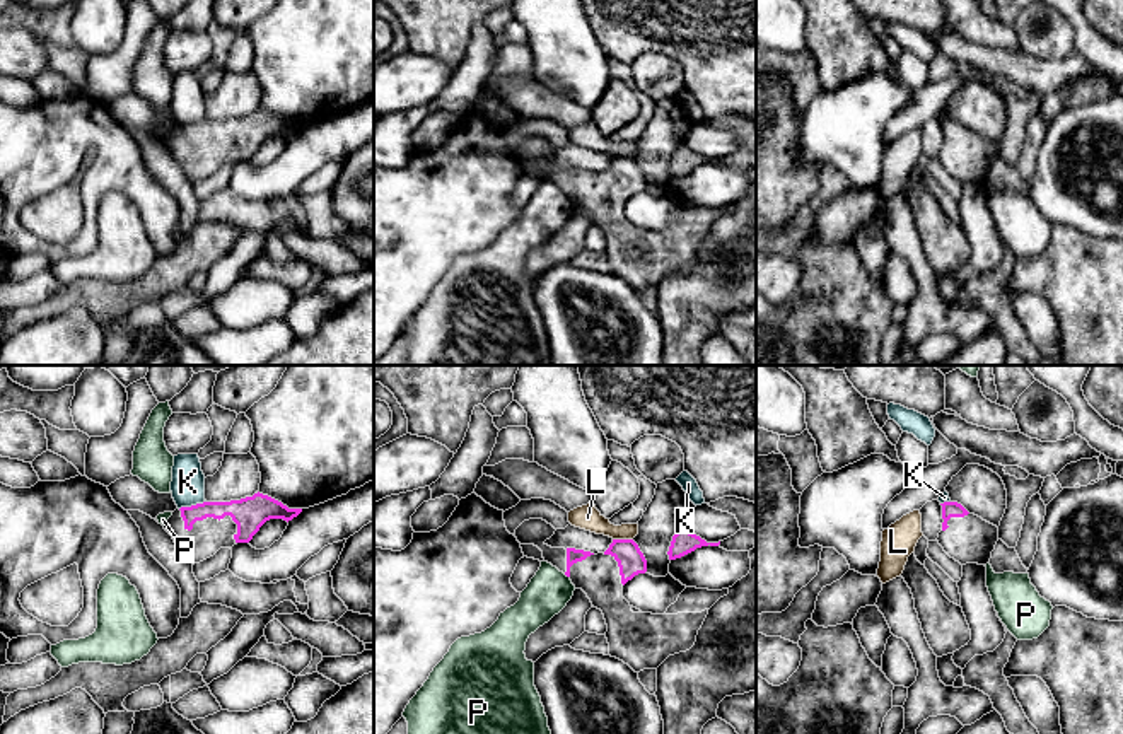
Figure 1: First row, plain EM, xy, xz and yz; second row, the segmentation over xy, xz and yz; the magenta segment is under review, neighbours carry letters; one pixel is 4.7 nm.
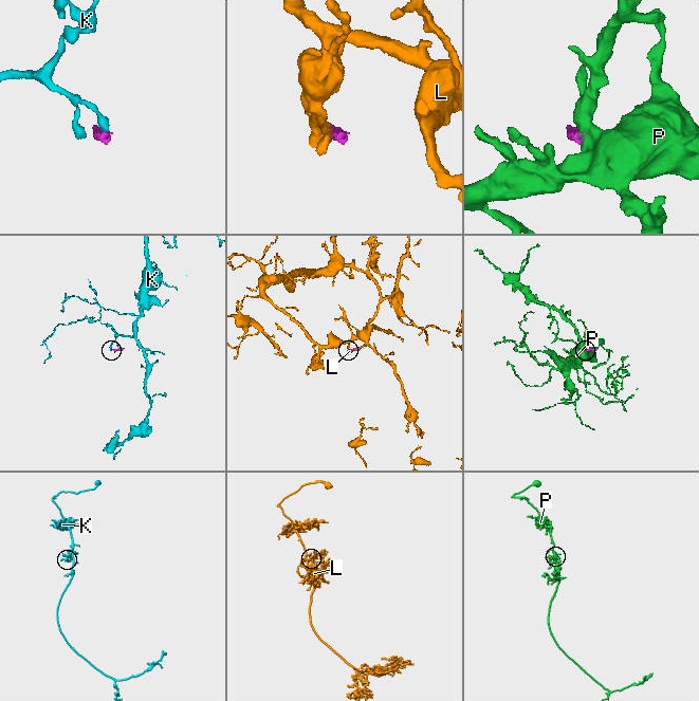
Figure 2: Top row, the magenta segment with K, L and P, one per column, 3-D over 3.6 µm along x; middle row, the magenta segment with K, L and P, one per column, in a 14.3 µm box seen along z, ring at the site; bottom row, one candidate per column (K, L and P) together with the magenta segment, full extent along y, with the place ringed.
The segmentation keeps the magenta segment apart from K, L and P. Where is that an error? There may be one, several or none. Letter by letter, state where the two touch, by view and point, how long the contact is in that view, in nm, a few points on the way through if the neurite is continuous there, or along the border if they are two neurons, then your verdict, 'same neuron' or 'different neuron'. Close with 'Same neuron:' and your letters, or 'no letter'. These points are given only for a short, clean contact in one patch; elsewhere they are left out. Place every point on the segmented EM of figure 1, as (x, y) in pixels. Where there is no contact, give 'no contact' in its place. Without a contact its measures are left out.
K: meets magenta in xy at (192, 506); contact 130 nm long; border along xy (205, 500), (180, 509); different neuron
L: meets magenta in xz at (623, 540); contact 100 nm long; different neuron
P: meets magenta in xz at (567, 576); contact 40 nm long; border along xz (564, 574), (569, 577); different neuron
Same neuron: no letter

